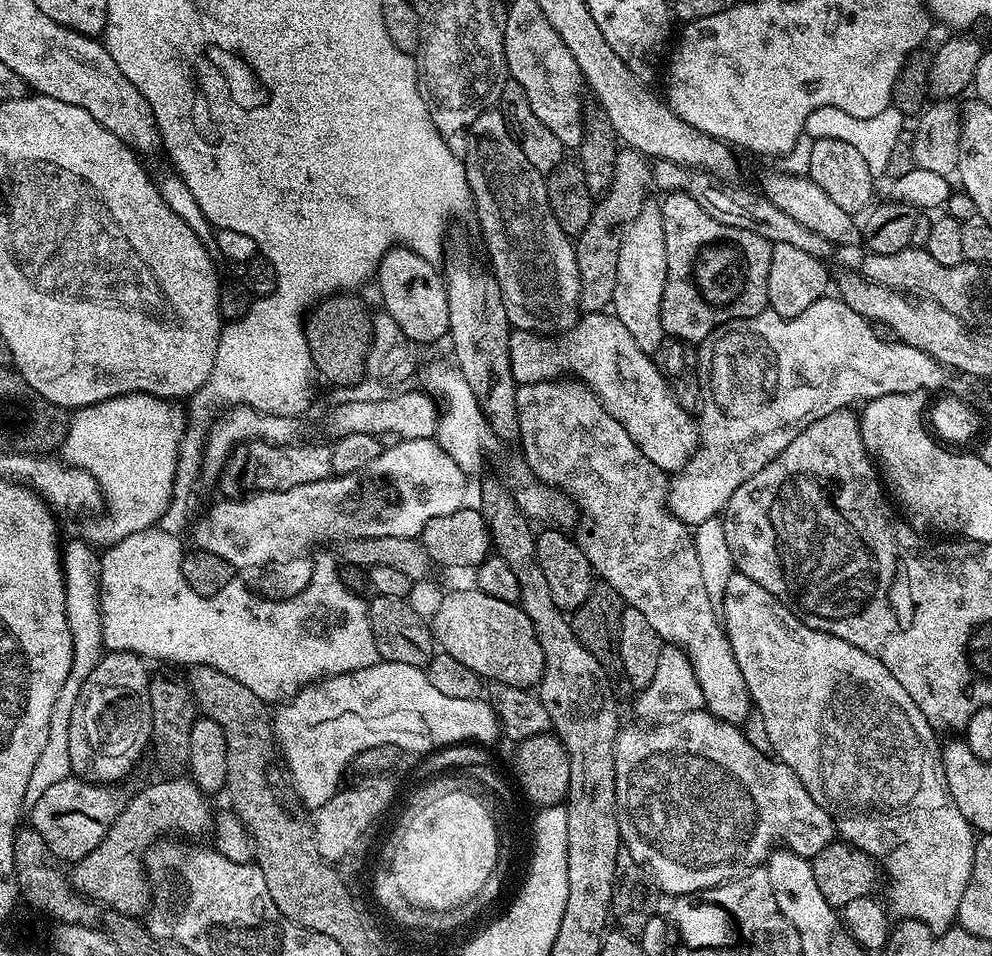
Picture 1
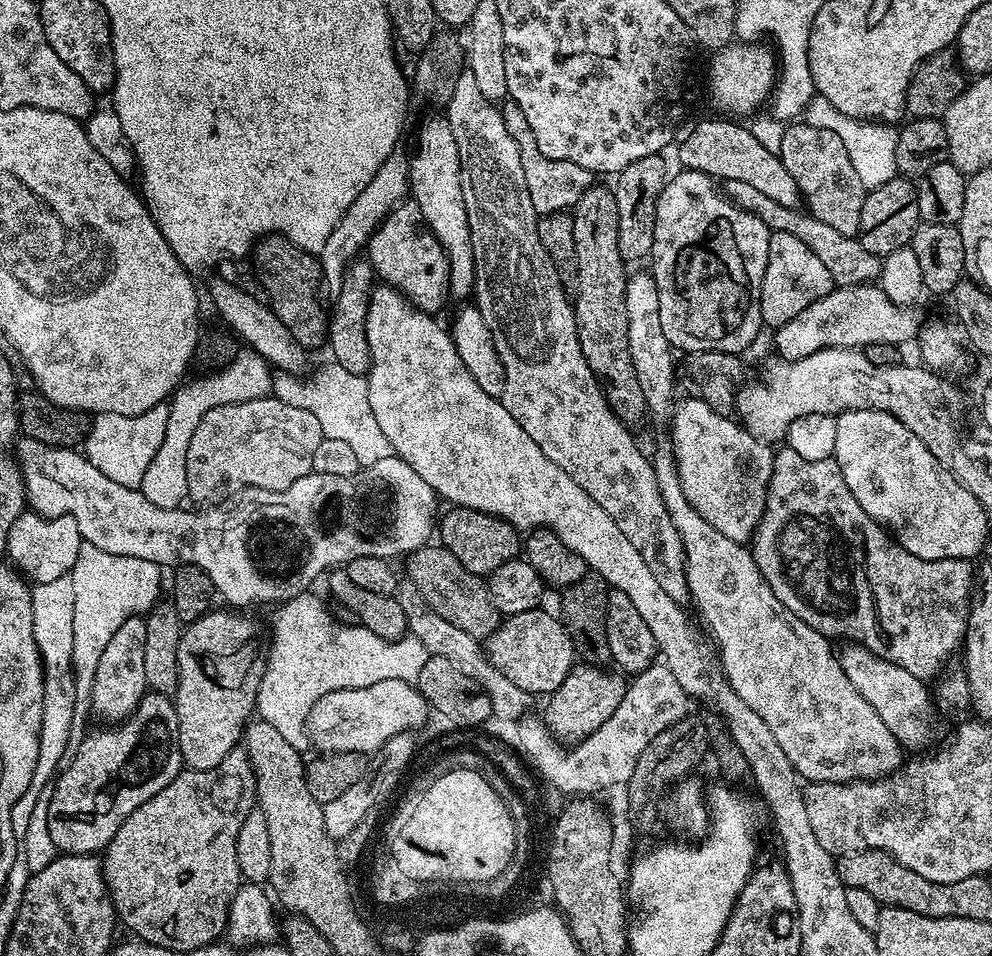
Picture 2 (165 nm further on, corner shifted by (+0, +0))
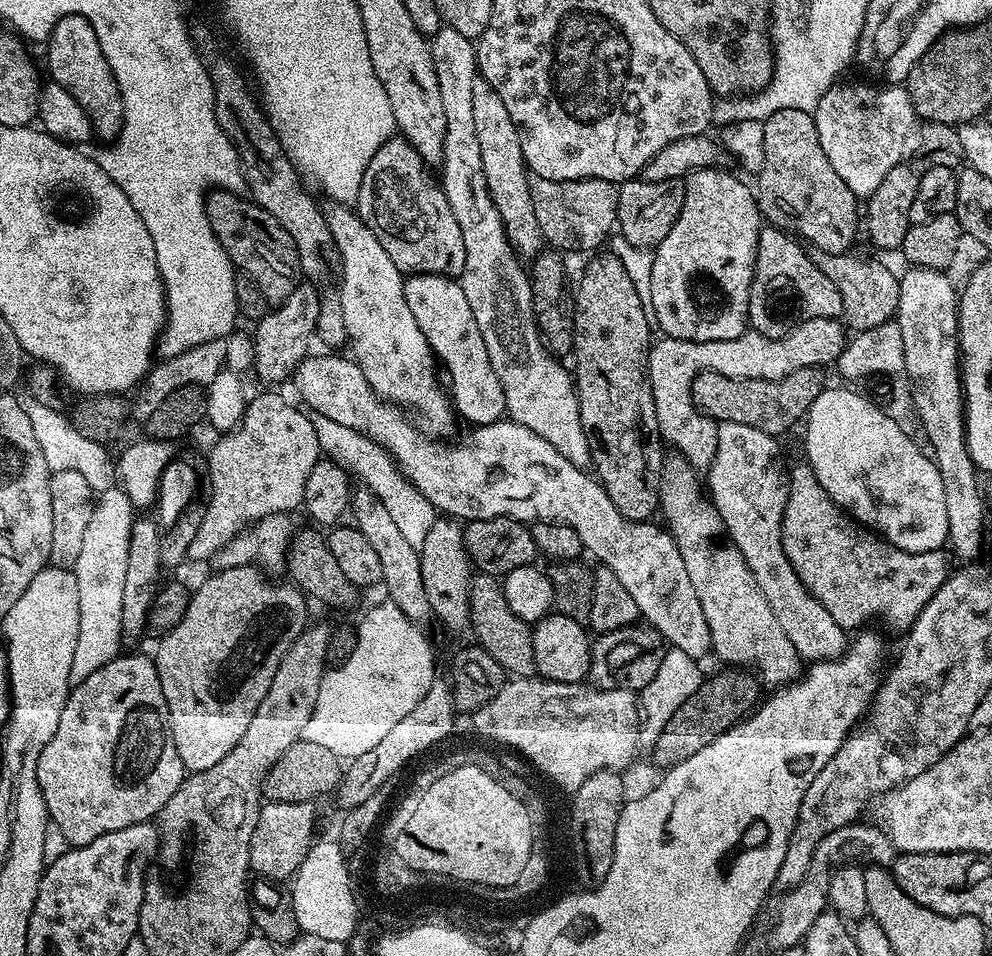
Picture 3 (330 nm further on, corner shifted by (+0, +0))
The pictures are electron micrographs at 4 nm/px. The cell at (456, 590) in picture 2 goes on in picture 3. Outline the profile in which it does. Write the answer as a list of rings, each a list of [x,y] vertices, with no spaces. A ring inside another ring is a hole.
[[[476,574],[468,591],[468,618],[470,628],[476,631],[479,647],[485,648],[504,667],[505,673],[516,678],[532,678],[537,675],[532,646],[532,628],[510,606],[506,606],[501,581],[494,576]]]

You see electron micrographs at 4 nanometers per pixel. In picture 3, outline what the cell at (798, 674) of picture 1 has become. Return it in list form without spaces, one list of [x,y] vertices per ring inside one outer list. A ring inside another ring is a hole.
[[[665,459],[664,471],[660,474],[658,512],[661,517],[664,515],[663,523],[678,546],[678,554],[682,554],[682,563],[686,566],[686,574],[690,574],[690,582],[694,582],[694,594],[698,594],[698,602],[702,604],[702,614],[706,616],[706,626],[710,628],[712,652],[720,655],[728,663],[725,665],[751,670],[765,685],[783,686],[799,680],[802,675],[802,661],[798,650],[794,650],[790,638],[786,638],[782,626],[778,626],[778,618],[774,618],[770,602],[762,598],[762,590],[758,590],[754,574],[750,574],[742,554],[732,545],[722,518],[717,514],[716,507],[712,505],[711,499],[702,487],[701,477],[699,480],[696,477],[699,475],[683,459],[675,459]]]

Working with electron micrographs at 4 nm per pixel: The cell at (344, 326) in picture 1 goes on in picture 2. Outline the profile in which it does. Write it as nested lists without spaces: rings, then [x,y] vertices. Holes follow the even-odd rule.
[[[275,234],[270,236],[261,236],[254,245],[254,256],[256,252],[256,276],[260,279],[260,284],[264,287],[263,295],[266,297],[268,307],[274,310],[274,314],[278,314],[278,318],[282,322],[282,326],[286,326],[286,330],[290,330],[290,334],[294,338],[294,342],[301,344],[305,350],[313,350],[319,344],[323,345],[328,338],[328,322],[329,313],[324,312],[316,305],[316,292],[321,291],[321,269],[319,259],[313,253],[302,250],[298,246],[294,246],[294,242],[290,242],[284,236]]]

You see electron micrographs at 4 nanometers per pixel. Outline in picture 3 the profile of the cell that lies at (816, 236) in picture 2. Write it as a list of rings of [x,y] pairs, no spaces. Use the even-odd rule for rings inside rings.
[[[813,251],[811,258],[818,270],[822,270],[822,274],[826,274],[826,278],[834,282],[834,286],[838,286],[838,294],[842,294],[843,323],[857,334],[880,326],[895,317],[900,297],[900,276],[876,260],[863,260],[860,256],[852,255],[848,252],[830,254]]]

